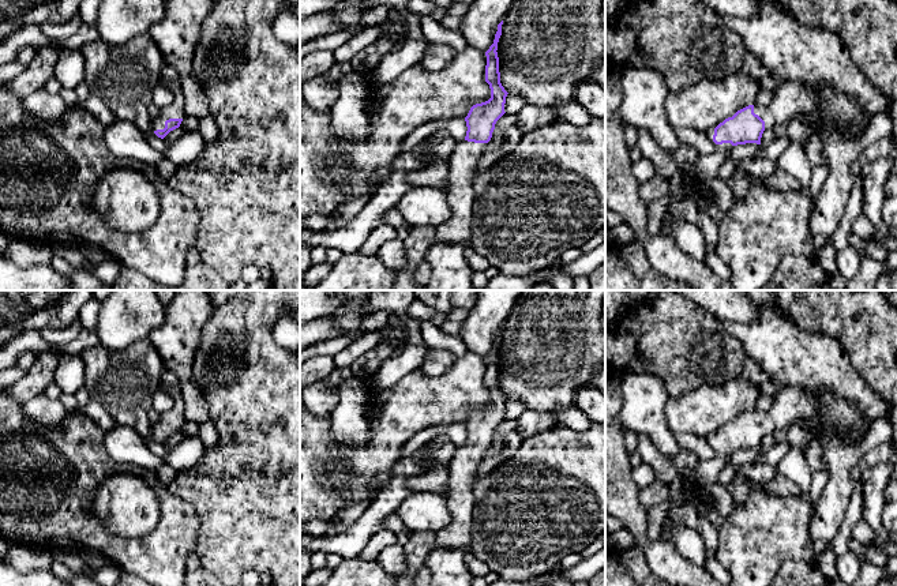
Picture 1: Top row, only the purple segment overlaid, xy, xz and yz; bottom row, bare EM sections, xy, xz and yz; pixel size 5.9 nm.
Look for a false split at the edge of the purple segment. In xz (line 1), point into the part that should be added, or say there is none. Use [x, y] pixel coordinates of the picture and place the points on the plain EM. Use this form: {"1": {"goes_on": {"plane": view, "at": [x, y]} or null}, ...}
{"1": {"goes_on": {"plane": "xz", "at": [460, 498]}}}

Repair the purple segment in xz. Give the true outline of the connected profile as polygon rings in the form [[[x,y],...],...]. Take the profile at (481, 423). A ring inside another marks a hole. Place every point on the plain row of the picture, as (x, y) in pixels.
[[[503,326],[498,330],[493,349],[485,357],[485,387],[491,394],[491,403],[470,413],[466,427],[466,442],[457,447],[448,465],[448,491],[446,493],[450,523],[436,531],[436,548],[470,548],[473,523],[473,480],[483,461],[484,452],[492,443],[496,427],[506,418],[507,397],[500,388],[498,348],[502,341]]]

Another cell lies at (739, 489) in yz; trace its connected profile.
[[[738,473],[727,488],[735,506],[740,507],[747,502],[750,496],[750,487],[746,476]]]

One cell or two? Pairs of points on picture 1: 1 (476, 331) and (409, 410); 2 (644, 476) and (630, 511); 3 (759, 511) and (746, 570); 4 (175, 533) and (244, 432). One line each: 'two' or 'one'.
1: two
2: two
3: one
4: two

